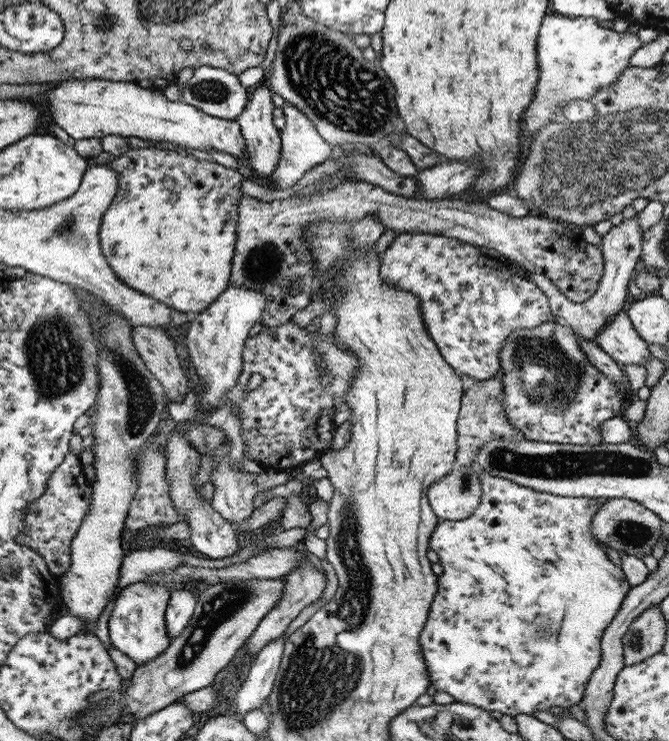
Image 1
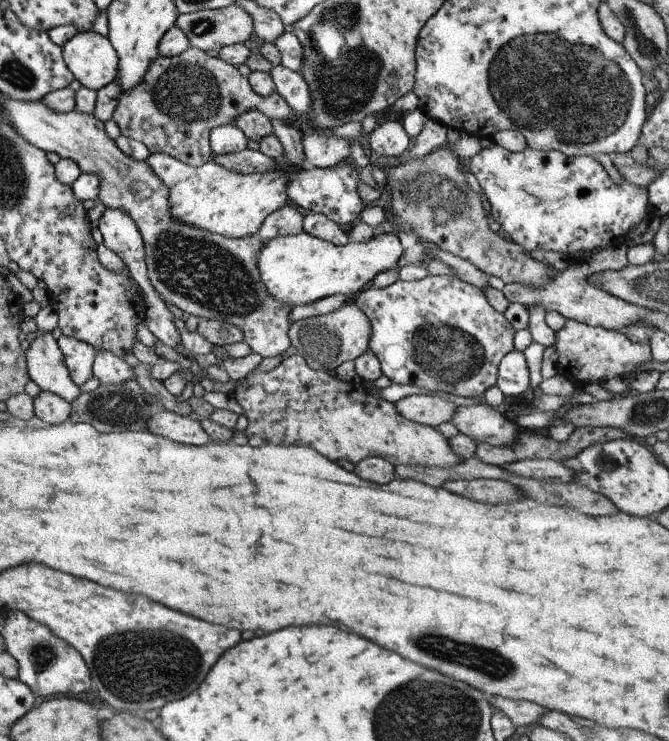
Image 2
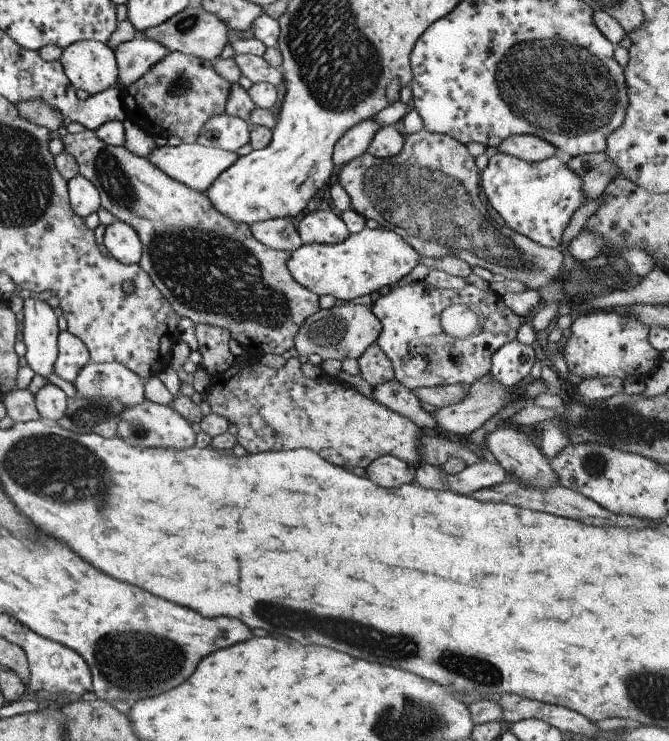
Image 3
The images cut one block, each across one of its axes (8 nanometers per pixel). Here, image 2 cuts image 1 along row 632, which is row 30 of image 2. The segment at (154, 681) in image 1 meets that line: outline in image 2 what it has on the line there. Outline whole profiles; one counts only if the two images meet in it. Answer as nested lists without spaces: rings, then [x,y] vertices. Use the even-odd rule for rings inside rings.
[[[234,3],[219,9],[178,14],[174,26],[187,36],[190,47],[204,52],[243,44],[253,32],[251,16]]]

